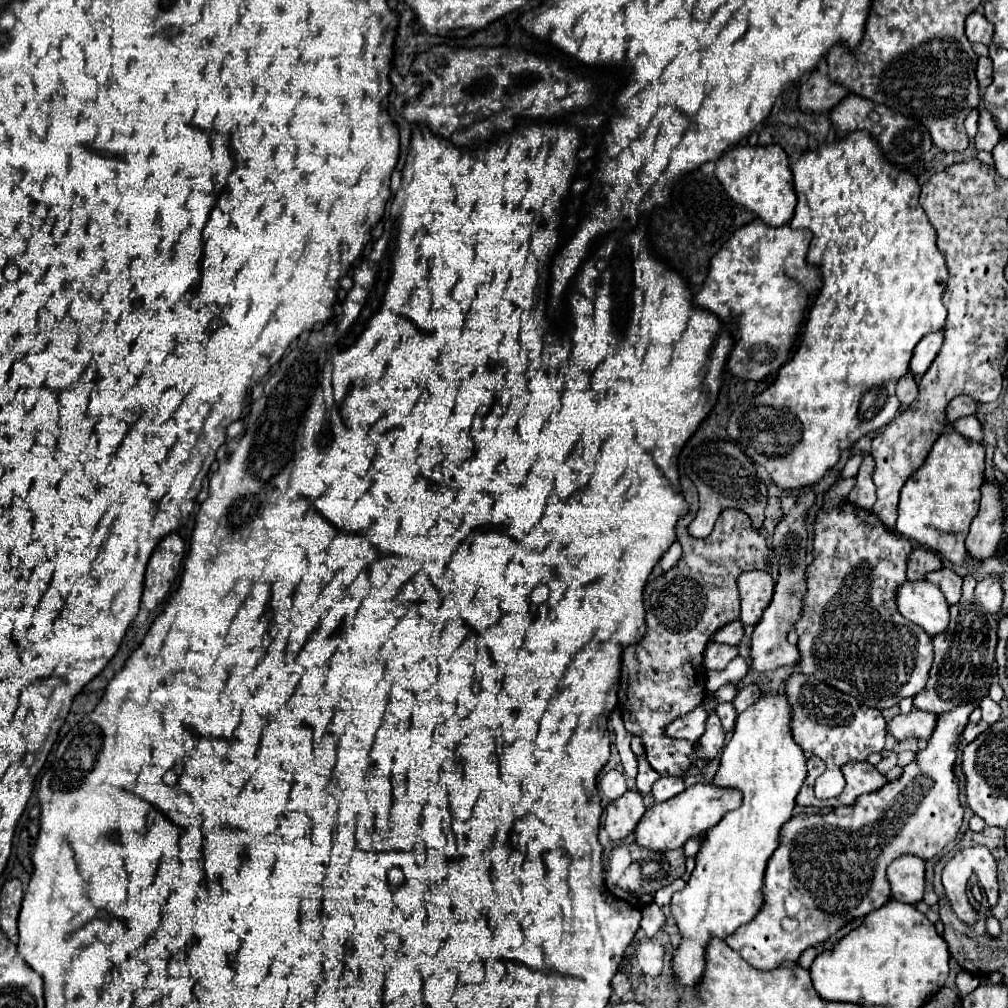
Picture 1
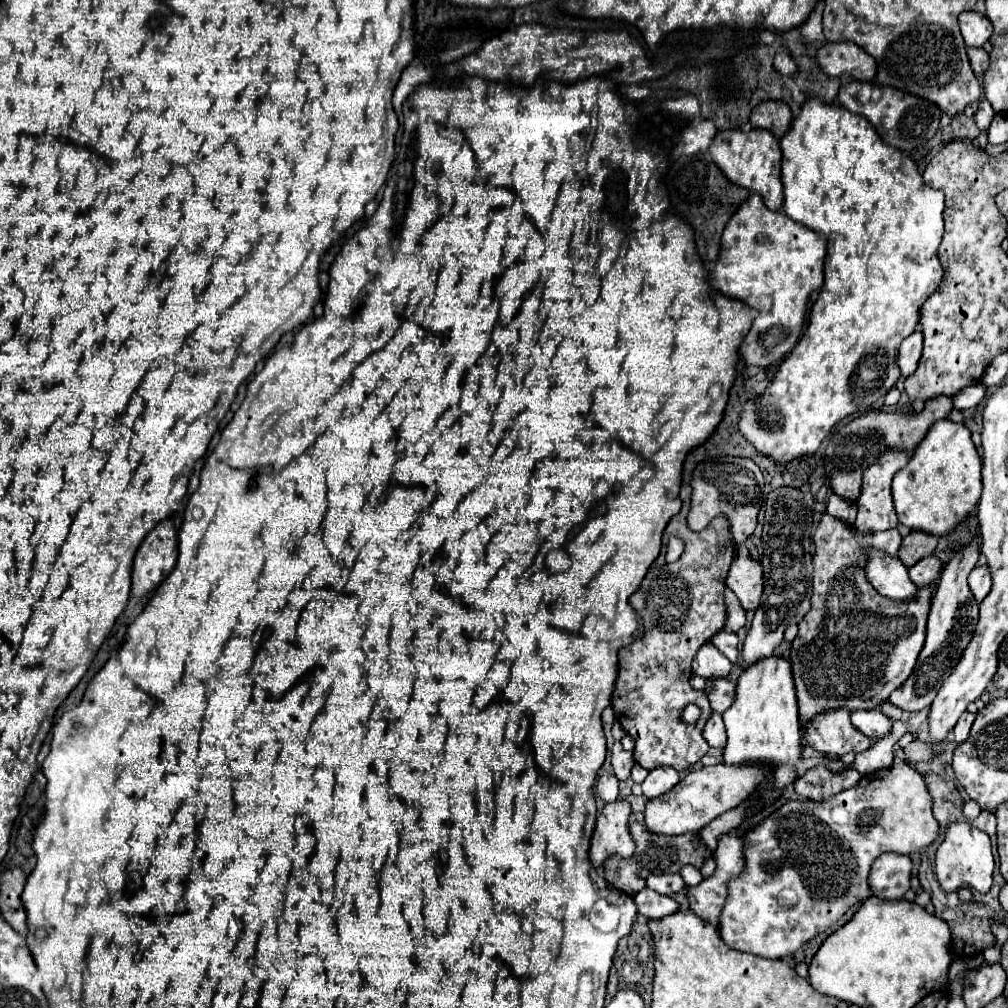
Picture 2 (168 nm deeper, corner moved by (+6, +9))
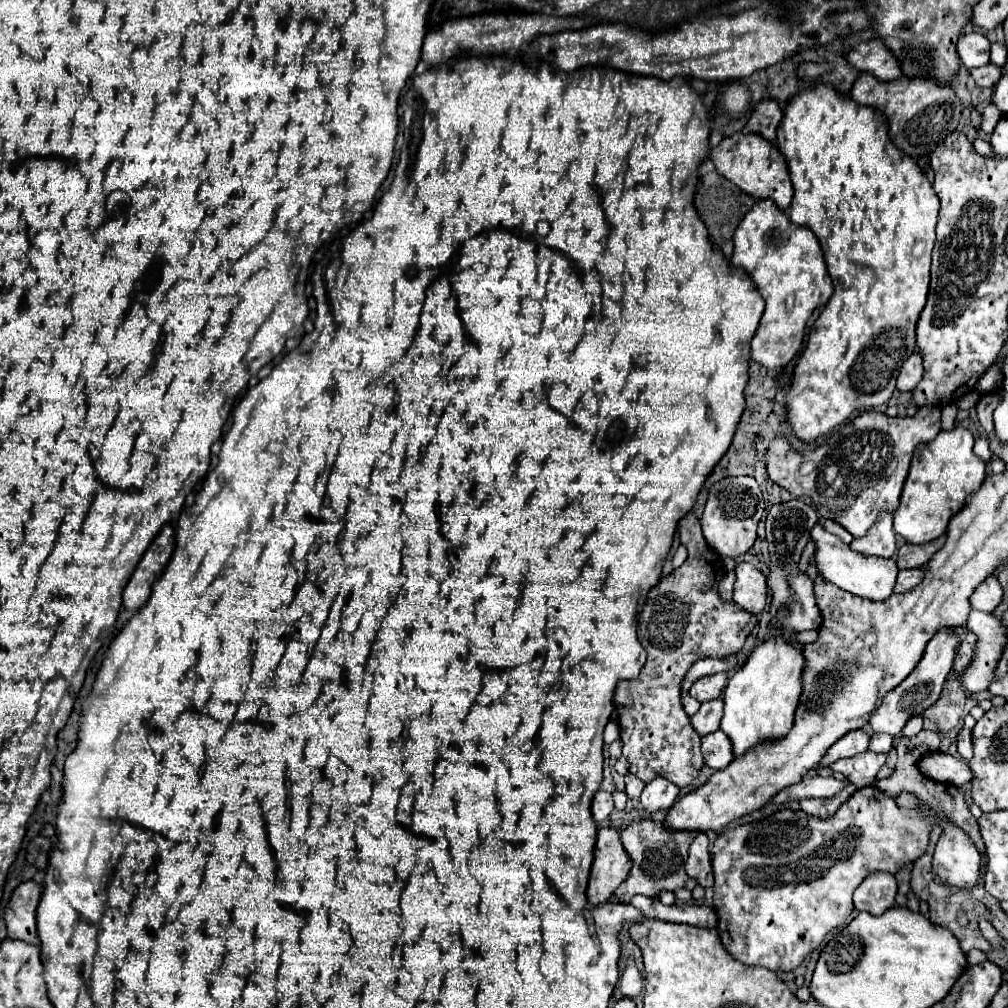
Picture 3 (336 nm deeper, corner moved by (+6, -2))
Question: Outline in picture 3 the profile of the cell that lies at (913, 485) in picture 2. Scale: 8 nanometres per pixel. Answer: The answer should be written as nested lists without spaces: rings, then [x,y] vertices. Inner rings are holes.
[[[956,426],[950,432],[940,432],[932,442],[914,450],[910,472],[908,472],[908,478],[904,482],[904,490],[900,496],[900,506],[894,512],[894,530],[906,542],[924,544],[924,542],[930,542],[930,540],[942,536],[946,532],[946,526],[948,526],[948,520],[952,518],[952,514],[960,512],[966,498],[980,488],[982,480],[986,478],[986,462],[982,458],[978,458],[972,448],[974,448],[972,432],[968,428]]]

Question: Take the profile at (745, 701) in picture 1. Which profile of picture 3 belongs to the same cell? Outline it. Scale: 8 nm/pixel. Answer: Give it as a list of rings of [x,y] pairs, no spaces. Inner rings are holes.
[[[722,698],[716,702],[706,702],[700,706],[700,710],[690,718],[690,724],[696,734],[706,736],[710,732],[716,732],[720,728],[720,714],[722,714]]]

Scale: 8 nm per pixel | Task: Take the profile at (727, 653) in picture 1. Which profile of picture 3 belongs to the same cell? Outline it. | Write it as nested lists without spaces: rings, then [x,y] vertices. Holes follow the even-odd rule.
[[[720,672],[720,674],[712,674],[708,678],[700,678],[694,682],[694,686],[690,688],[690,696],[696,698],[698,702],[708,702],[708,700],[716,700],[722,696],[722,690],[726,686],[726,674]]]

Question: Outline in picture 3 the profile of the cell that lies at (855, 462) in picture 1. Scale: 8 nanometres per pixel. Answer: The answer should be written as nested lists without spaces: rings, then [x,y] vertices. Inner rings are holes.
[[[819,522],[810,530],[810,540],[816,544],[814,562],[816,562],[818,574],[826,582],[838,586],[844,592],[848,590],[854,596],[862,596],[870,600],[884,600],[892,594],[892,588],[896,584],[896,574],[898,574],[898,566],[894,560],[860,558],[860,554],[852,554],[850,546],[846,546],[838,536],[826,532]]]

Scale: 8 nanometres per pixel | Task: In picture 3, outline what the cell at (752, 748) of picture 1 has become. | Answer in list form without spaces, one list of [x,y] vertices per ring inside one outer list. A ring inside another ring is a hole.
[[[782,634],[758,644],[746,664],[730,678],[724,690],[722,730],[730,736],[734,756],[742,756],[750,746],[770,738],[782,738],[794,724],[794,712],[802,694],[804,654]]]

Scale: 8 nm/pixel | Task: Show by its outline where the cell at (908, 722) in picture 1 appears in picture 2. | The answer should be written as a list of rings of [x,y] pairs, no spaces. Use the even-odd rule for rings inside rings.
[[[870,709],[870,711],[854,711],[852,713],[852,725],[868,735],[870,739],[874,737],[884,737],[892,729],[892,719],[884,715],[880,709]]]

